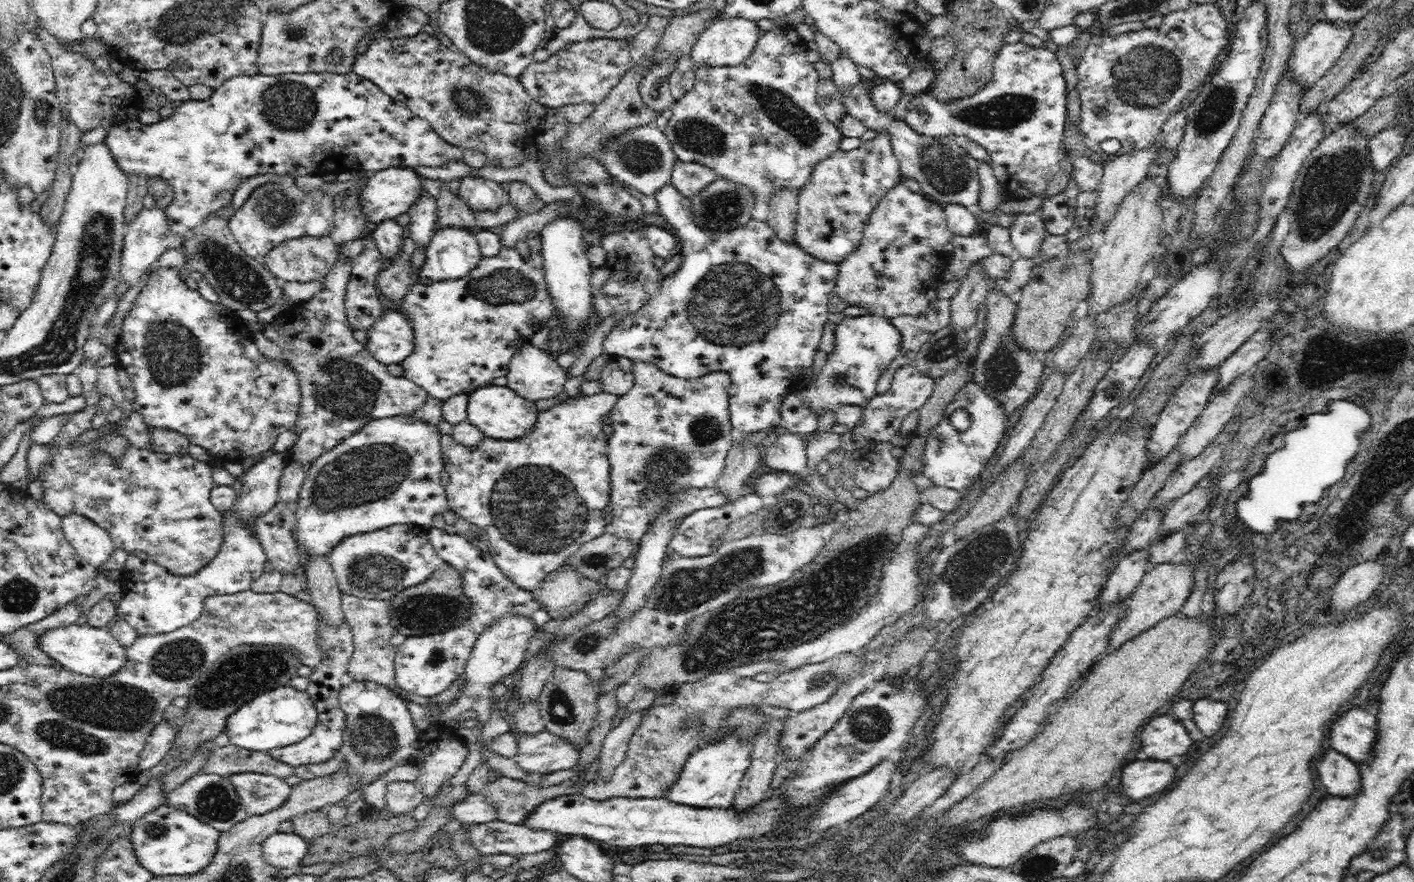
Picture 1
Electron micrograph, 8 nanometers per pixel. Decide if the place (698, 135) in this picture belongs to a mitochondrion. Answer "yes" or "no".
yes

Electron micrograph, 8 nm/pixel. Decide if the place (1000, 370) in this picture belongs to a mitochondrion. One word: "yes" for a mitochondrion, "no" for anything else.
yes

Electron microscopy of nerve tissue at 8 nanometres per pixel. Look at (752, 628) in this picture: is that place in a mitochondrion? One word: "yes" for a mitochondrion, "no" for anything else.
yes

